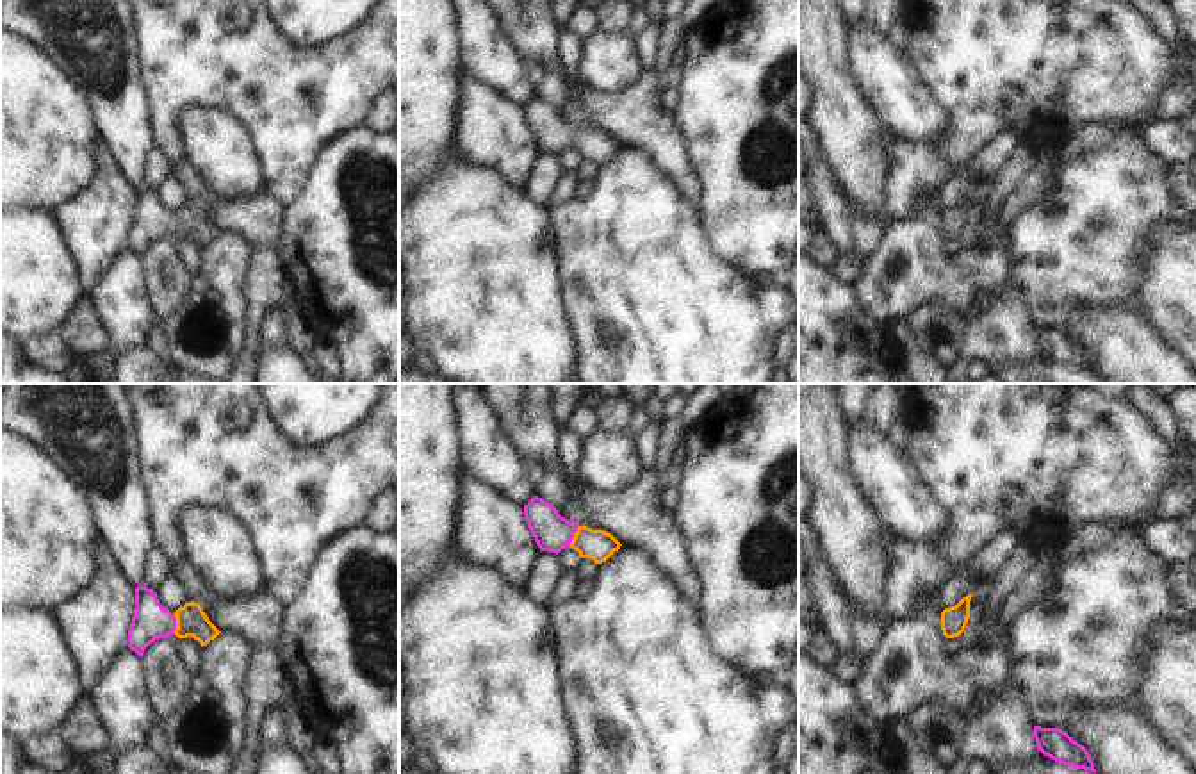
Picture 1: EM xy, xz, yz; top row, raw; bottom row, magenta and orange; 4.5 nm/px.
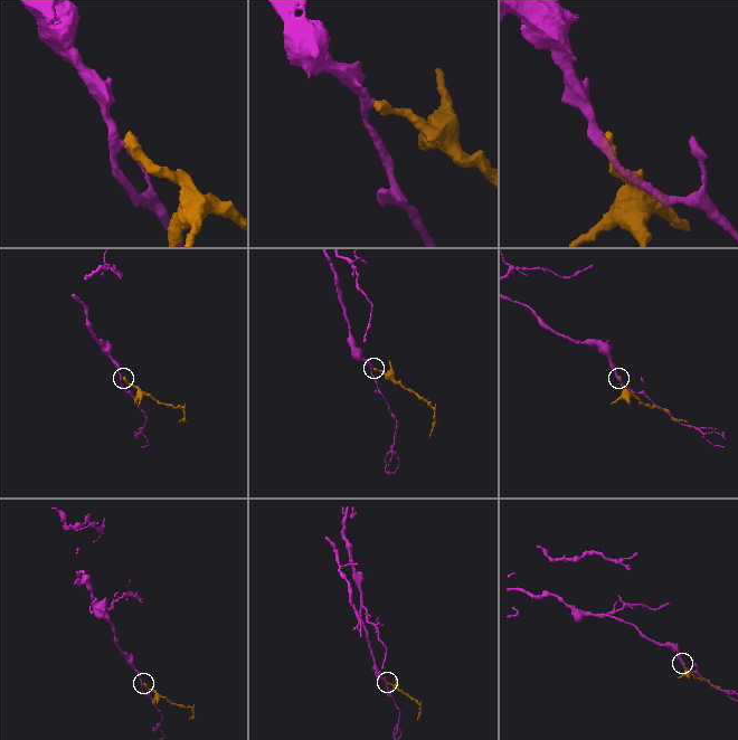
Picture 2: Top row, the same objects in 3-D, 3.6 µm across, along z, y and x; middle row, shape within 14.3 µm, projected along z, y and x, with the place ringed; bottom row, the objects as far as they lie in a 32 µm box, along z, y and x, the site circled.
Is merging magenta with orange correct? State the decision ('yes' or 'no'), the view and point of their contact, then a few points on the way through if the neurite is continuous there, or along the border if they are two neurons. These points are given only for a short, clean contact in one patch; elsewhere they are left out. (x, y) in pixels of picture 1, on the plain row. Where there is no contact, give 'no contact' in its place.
yes; meets magenta in xz at (573, 136); runs through xz (551, 132), (573, 136), (596, 145)

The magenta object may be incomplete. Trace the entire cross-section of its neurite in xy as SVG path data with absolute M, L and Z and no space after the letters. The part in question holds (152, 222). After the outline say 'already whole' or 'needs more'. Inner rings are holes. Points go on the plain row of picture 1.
M135 187L135 209L128 230L128 248L143 257L144 250L169 235L178 239L193 237L203 246L214 241L221 232L209 221L203 209L191 202L175 214L166 210L153 189Z | needs more

